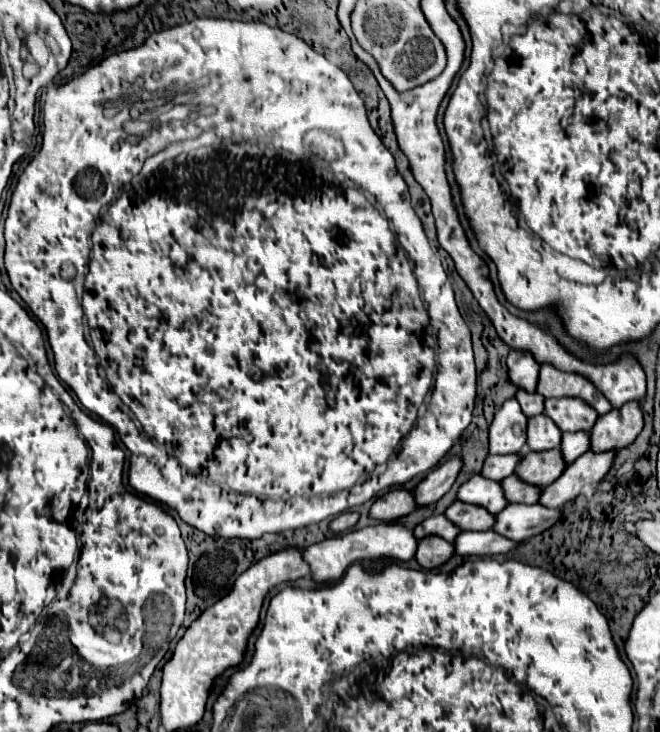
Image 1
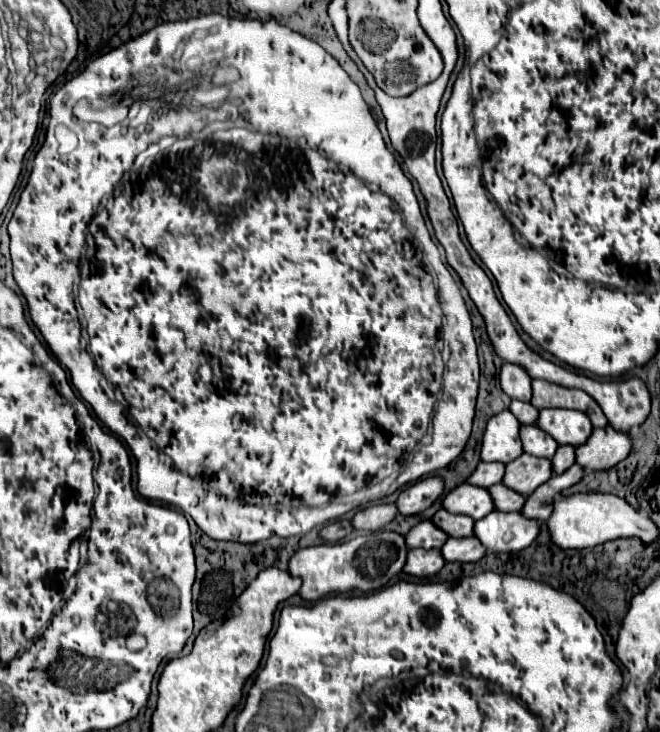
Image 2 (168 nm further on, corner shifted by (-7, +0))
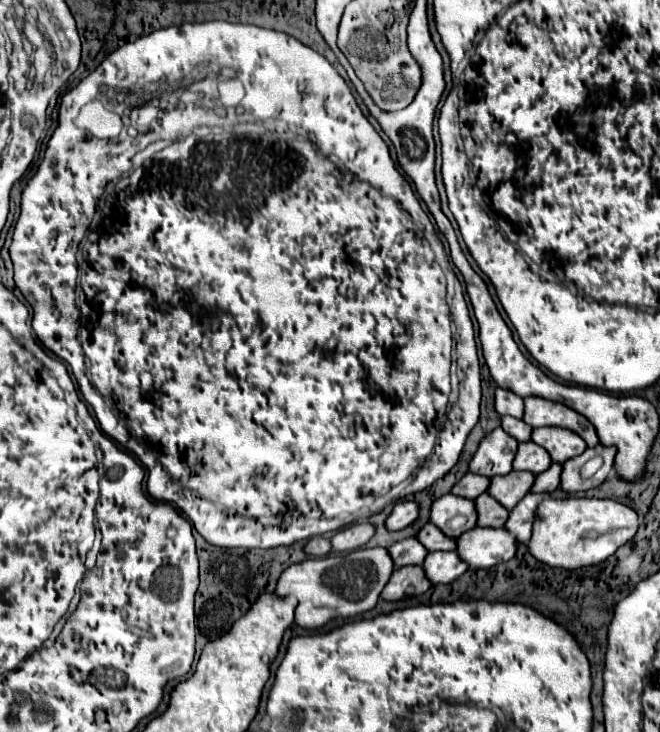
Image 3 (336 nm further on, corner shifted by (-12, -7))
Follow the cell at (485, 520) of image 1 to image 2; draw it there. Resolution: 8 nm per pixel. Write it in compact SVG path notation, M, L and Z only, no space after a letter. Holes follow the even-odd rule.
M439 510L431 518L441 530L445 530L453 538L463 538L463 536L473 536L473 526L475 520L467 518L465 514L447 514L447 510Z

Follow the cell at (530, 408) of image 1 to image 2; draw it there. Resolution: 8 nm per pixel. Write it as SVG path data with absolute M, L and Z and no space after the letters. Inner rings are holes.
M511 402L509 410L515 414L515 418L521 424L535 424L535 418L539 418L539 410L535 410L535 406L531 406L531 402Z

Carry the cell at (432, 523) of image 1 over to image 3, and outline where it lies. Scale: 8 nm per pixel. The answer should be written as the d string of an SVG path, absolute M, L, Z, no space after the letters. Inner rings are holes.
M414 537L402 539L402 541L394 543L394 545L390 545L388 553L390 553L396 569L406 567L406 565L422 565L424 557L428 555L428 551Z

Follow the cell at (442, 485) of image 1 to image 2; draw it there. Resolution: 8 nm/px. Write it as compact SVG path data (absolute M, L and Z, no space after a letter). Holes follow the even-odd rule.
M429 476L409 488L405 488L399 494L397 506L401 514L419 514L423 510L427 510L445 490L443 478L439 476Z

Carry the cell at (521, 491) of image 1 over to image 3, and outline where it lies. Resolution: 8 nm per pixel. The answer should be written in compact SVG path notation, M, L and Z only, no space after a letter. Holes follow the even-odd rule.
M482 493L474 499L476 511L478 511L478 527L504 527L508 519L508 511L502 509L496 499L488 497L488 493Z

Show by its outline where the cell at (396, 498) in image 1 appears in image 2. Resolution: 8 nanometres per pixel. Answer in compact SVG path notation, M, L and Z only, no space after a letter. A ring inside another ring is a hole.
M375 504L375 506L367 506L359 510L355 518L351 520L351 524L359 530L375 532L375 530L385 528L397 514L399 514L397 504Z

